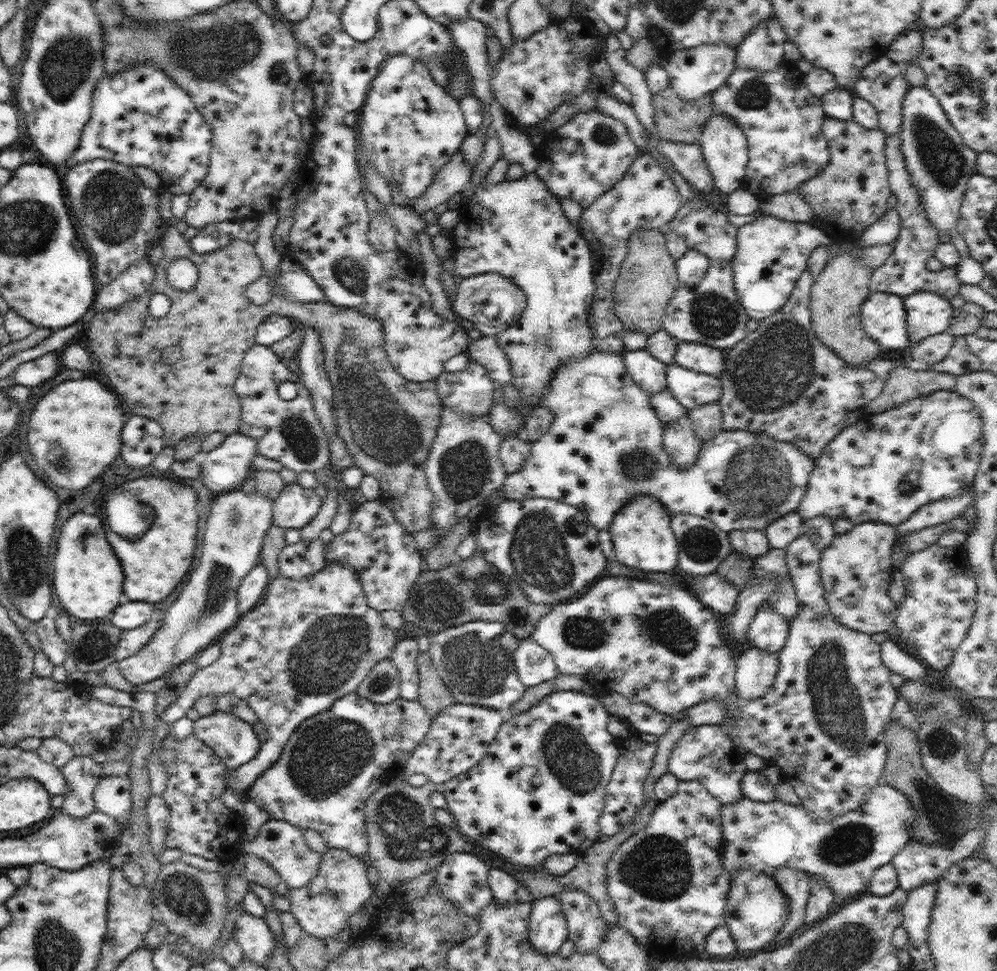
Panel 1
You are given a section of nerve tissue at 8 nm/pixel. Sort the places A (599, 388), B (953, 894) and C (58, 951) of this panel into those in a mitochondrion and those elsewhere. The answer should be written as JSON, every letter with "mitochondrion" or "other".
{"A":"other","B":"other","C":"mitochondrion"}

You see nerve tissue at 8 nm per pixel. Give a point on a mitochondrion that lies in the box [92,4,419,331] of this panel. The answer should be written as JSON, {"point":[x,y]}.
{"point":[214,54]}

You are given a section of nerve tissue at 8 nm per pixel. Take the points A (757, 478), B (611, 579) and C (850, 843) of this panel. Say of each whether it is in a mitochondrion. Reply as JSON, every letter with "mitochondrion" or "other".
{"A":"mitochondrion","B":"other","C":"mitochondrion"}

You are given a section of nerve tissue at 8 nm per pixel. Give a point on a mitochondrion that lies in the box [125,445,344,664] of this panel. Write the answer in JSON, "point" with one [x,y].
{"point":[220,577]}

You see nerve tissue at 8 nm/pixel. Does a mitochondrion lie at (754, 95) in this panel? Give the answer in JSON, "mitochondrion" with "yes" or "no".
{"mitochondrion":"yes"}

